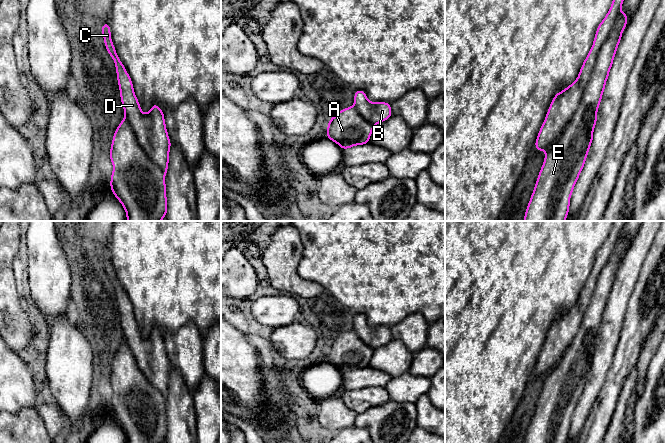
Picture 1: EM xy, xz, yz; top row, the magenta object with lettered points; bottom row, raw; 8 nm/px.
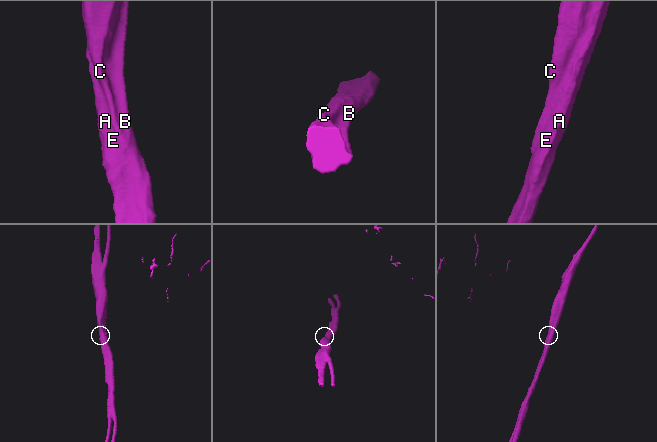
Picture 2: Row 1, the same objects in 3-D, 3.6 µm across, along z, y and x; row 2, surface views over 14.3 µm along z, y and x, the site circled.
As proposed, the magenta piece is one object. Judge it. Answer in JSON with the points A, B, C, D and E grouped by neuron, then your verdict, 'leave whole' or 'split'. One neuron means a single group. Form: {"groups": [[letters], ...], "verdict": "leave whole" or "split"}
{"groups": [["A", "E"], ["B", "C", "D"]], "verdict": "split"}

